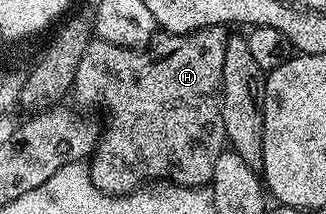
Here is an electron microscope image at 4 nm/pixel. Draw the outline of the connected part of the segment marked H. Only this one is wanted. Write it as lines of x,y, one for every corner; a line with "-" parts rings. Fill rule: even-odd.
208,26
205,30
188,35
189,46
173,46
174,39
169,36
144,48
116,46
100,40
90,42
79,61
71,94
77,97
78,107
105,106
109,113
88,163
95,188
104,194
128,196
134,190
158,180
168,180
174,186
212,183
215,160
219,160
227,146
221,123
221,81
223,56
227,56
229,36
230,31
226,27

